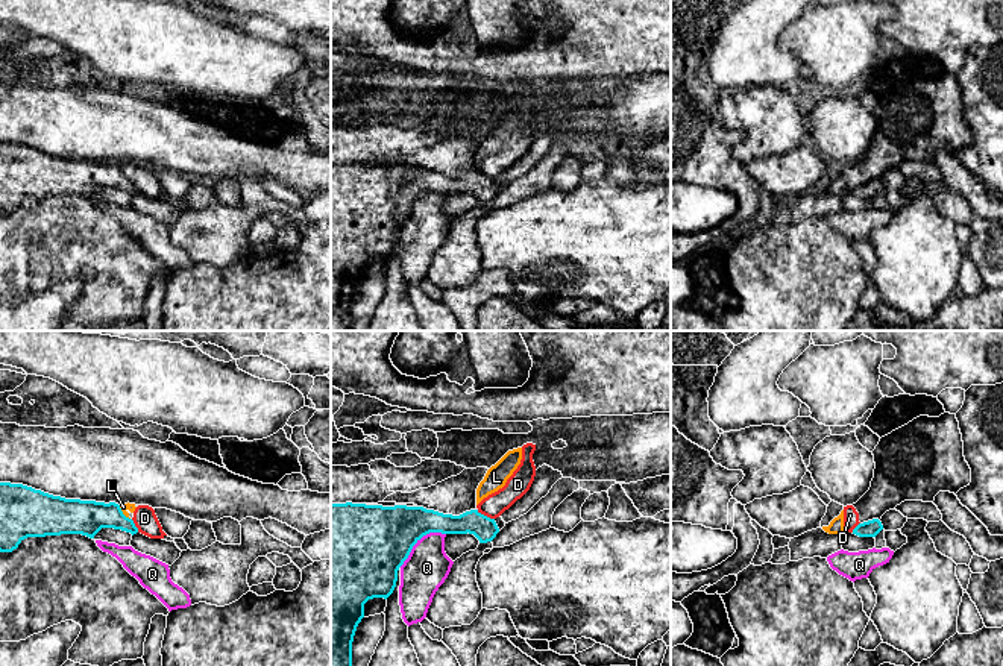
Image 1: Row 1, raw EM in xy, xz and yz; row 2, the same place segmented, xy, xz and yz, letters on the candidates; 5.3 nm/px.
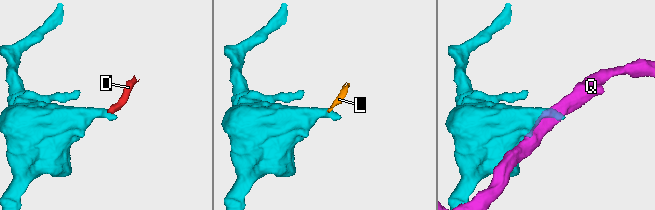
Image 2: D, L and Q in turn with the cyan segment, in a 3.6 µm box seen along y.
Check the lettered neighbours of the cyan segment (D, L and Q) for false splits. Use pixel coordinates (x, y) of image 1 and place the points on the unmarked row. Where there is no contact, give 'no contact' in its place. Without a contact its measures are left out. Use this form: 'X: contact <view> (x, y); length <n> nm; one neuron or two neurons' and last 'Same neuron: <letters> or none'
D: contact xz (486, 176); length 110 nm; two neurons
L: contact xy (122, 173); length 100 nm; two neurons
Q: contact xz (419, 199); length 300 nm; two neurons
Same neuron: none

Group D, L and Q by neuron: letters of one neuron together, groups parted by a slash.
D L / Q

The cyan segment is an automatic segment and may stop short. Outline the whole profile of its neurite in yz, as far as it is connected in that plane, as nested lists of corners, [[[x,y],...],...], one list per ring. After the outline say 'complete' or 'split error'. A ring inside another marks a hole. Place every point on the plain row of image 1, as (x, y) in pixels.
[[[873,179],[873,181],[859,184],[853,190],[853,194],[856,194],[859,197],[876,197],[882,190],[883,190],[882,182],[879,179]]]; complete

